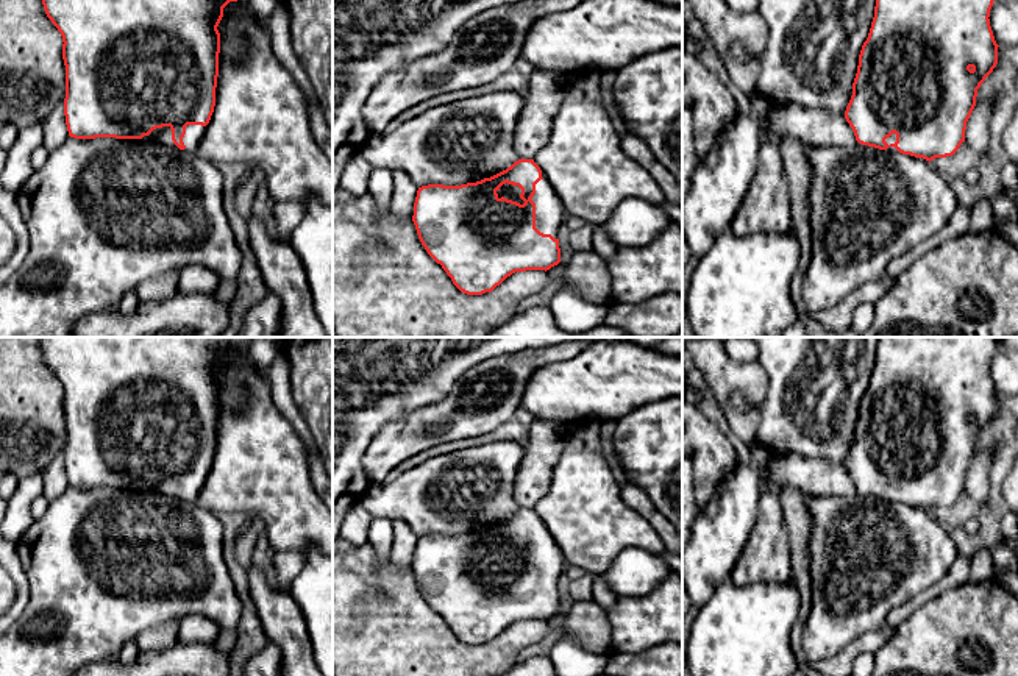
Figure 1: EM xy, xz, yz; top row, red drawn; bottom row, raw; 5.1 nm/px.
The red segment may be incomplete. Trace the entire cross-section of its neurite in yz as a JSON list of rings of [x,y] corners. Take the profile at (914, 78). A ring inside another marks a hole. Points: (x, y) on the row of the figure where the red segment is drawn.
[[[876,0],[874,17],[859,55],[852,95],[845,119],[862,145],[932,161],[952,156],[965,142],[966,122],[977,89],[998,64],[990,27],[995,0]]]

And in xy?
[[[42,0],[47,17],[62,36],[62,59],[66,66],[66,98],[64,116],[70,137],[95,139],[142,139],[150,136],[153,141],[183,150],[184,153],[197,153],[205,136],[205,126],[209,123],[215,106],[215,87],[219,76],[220,33],[217,30],[223,8],[230,2],[237,0]]]

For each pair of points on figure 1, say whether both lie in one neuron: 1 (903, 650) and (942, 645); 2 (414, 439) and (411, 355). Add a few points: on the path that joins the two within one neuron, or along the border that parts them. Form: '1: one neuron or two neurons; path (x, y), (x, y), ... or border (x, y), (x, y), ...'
1: one neuron; path (912, 650), (932, 650)
2: two neurons; border (445, 395), (437, 402), (389, 420), (380, 430)

